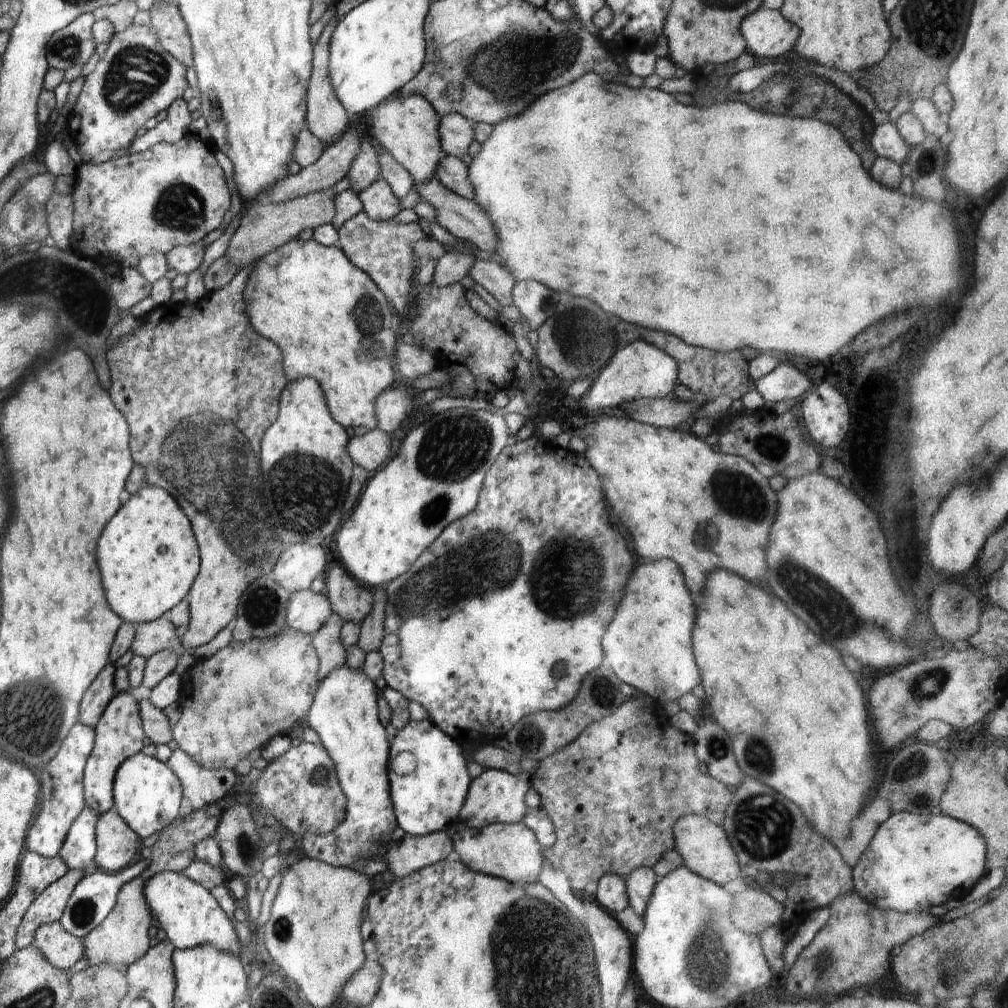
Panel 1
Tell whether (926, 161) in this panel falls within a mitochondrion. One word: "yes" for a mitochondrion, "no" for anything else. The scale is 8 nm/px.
yes

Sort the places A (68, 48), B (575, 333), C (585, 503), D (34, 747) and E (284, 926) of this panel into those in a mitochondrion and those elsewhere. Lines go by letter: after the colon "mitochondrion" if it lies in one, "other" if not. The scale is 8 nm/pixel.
A: mitochondrion
B: mitochondrion
C: other
D: mitochondrion
E: mitochondrion

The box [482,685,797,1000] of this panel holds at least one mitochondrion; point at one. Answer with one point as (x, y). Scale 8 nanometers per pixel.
(711, 954)

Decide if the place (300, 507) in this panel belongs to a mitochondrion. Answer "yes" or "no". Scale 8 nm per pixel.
yes

